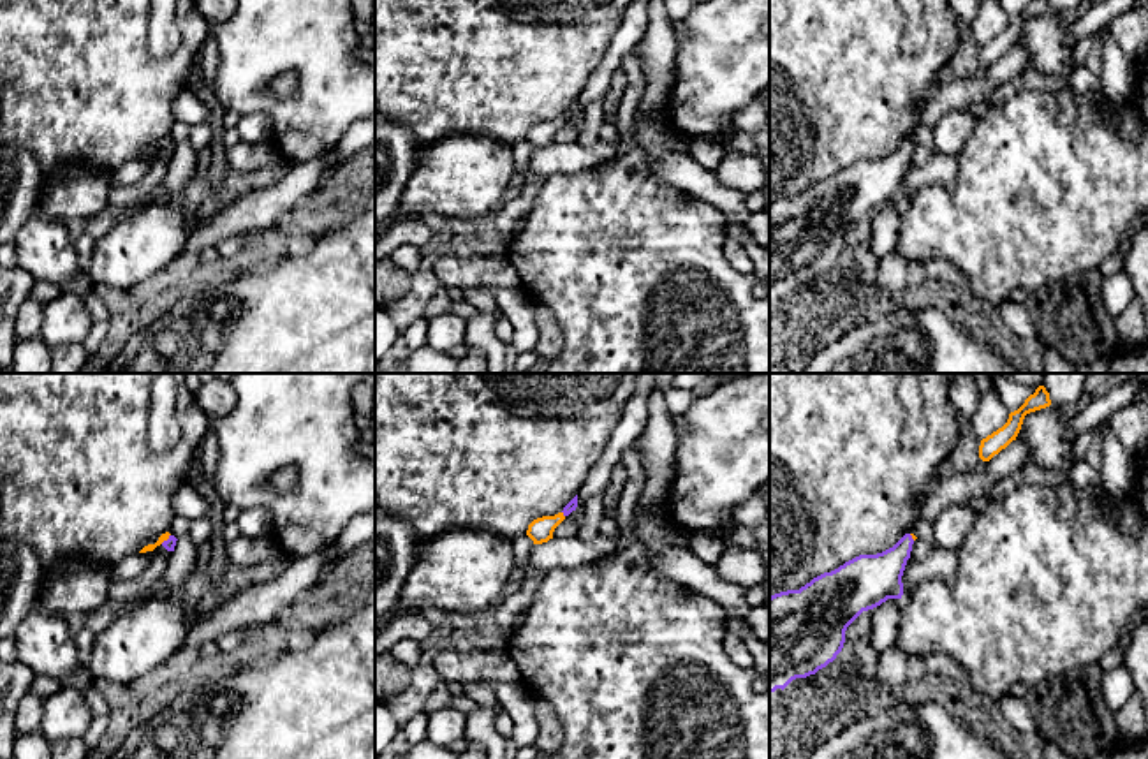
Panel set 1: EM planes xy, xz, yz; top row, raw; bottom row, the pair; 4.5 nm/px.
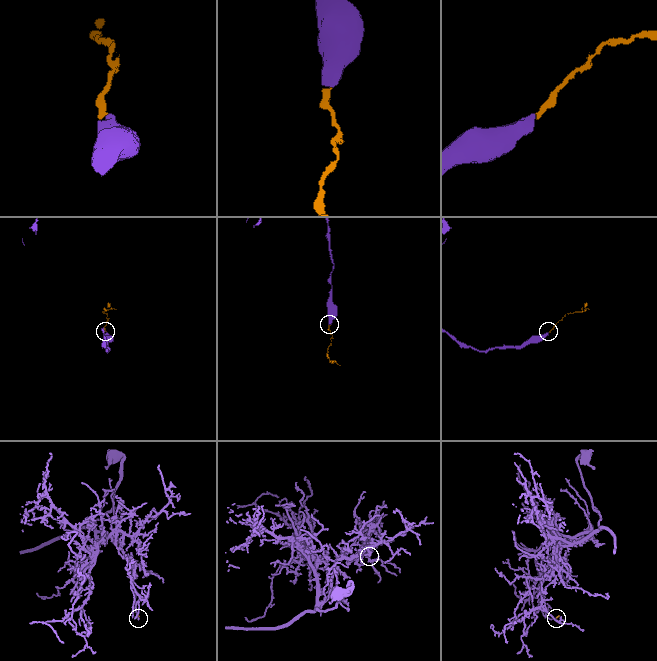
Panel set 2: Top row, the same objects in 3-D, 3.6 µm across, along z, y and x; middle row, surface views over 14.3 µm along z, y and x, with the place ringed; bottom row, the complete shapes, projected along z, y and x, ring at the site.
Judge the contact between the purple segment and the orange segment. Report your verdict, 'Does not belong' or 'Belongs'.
Belongs

